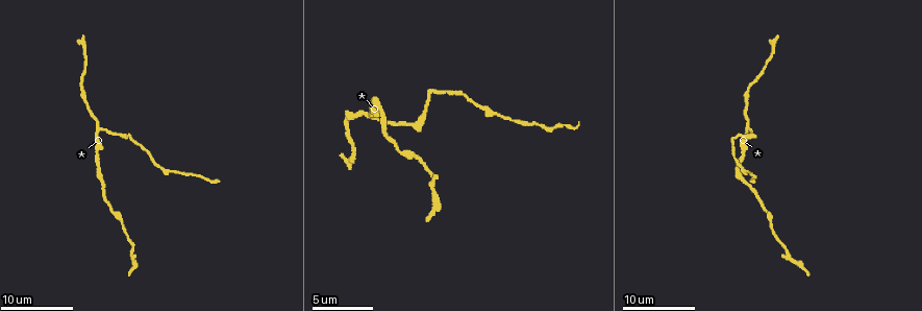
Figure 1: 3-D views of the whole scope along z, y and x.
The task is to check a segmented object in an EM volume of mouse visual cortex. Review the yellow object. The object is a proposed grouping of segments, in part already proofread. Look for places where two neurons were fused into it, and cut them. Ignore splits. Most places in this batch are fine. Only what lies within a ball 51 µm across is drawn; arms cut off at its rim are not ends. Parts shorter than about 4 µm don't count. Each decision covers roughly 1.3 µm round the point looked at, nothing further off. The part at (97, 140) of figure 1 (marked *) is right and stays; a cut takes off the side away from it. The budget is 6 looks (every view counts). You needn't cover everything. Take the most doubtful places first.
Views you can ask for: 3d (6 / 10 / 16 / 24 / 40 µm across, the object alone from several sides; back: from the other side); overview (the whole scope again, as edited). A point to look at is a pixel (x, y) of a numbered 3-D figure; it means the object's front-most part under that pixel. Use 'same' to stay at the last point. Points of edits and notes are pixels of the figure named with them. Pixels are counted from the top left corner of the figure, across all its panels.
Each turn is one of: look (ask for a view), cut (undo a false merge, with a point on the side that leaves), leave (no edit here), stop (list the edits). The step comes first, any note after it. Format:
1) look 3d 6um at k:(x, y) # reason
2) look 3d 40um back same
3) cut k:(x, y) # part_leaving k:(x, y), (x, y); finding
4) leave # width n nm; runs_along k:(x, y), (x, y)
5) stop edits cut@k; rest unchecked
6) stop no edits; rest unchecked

look 3d 10um at 1:(98, 127)

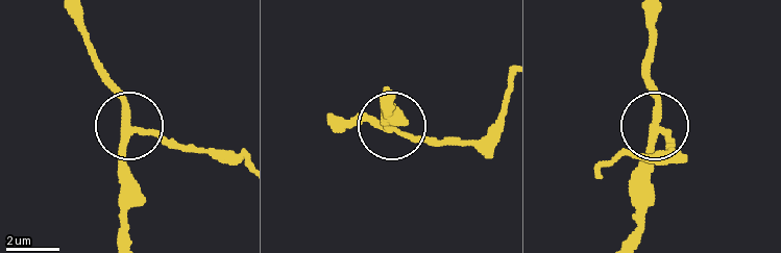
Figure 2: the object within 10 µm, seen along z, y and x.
leave # arms 3; runs_along 2:(637, 171), (651, 146), (651, 68); all the same neuron

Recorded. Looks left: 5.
look 3d 10um at 1:(123, 223) # thick turns thin

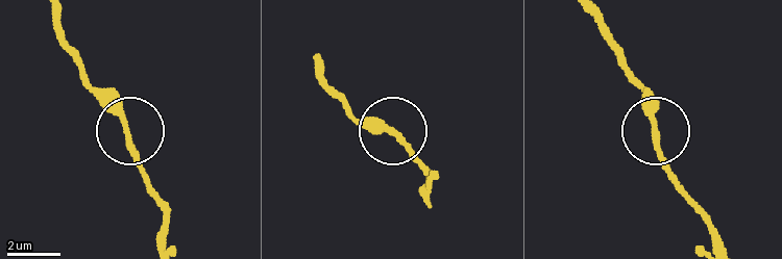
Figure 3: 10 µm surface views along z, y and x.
leave # width 260 nm; runs_along 3:(55, 23), (89, 89), (126, 130), (147, 188); all the same neuron

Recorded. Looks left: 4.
look 3d 10um at 1:(81, 88) # thick turns thin

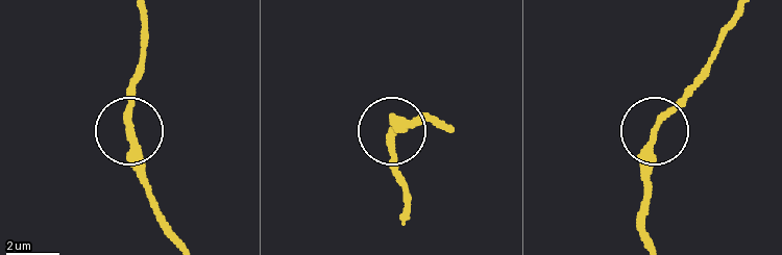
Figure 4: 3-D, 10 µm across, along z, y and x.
leave # runs_along 4:(182, 245), (153, 198), (128, 124), (128, 79); all the same neuron

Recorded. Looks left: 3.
stop no edits; rest unchecked

